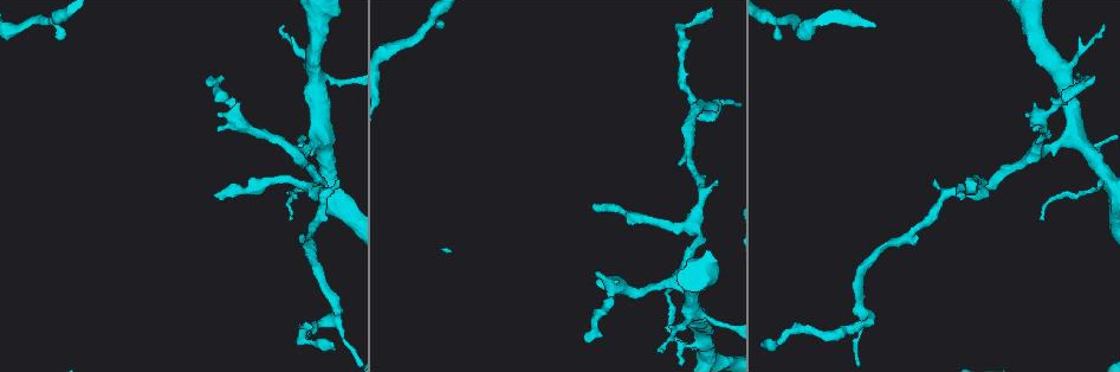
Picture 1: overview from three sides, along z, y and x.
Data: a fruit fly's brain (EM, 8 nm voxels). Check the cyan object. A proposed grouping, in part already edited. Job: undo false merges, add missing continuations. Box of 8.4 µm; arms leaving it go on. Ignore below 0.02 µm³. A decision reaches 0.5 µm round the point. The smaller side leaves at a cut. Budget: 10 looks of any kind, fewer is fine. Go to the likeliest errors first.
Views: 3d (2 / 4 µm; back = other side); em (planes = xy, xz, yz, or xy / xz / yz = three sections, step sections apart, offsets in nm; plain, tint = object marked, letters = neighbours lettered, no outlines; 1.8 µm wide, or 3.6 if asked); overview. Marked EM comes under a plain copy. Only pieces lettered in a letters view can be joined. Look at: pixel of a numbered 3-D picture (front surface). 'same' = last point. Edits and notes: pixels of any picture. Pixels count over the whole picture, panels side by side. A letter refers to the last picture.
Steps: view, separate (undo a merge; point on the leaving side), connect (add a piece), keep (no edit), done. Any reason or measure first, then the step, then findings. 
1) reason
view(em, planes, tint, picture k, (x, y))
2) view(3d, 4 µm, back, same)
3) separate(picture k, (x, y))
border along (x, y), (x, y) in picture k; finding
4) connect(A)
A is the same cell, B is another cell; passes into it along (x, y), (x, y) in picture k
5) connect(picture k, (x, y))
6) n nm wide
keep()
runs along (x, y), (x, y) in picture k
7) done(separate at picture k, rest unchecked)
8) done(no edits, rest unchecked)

view(em, planes, letters, picture 1, (957, 197))

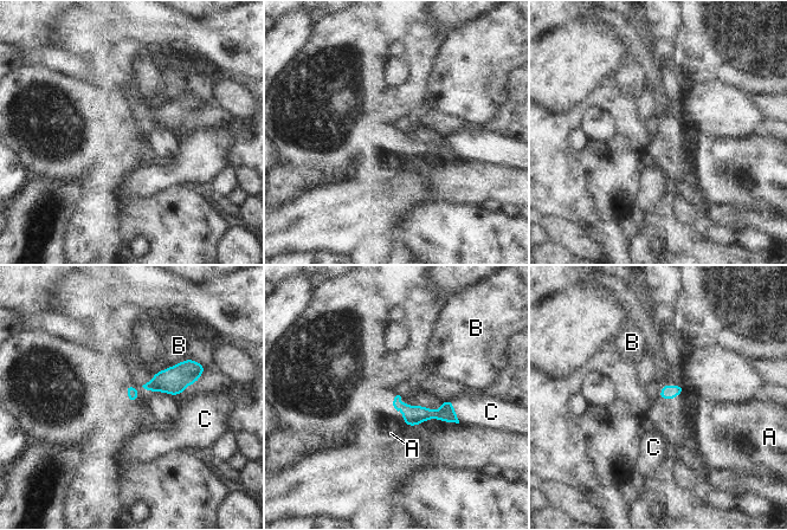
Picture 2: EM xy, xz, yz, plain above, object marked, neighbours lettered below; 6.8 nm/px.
keep()
A, B and C are other cells; runs along (397, 400), (411, 414), (453, 419) in picture 2; no lettered piece goes on from it

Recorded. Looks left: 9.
an open end
view(3d, 4 µm, back, picture 1, (586, 341))

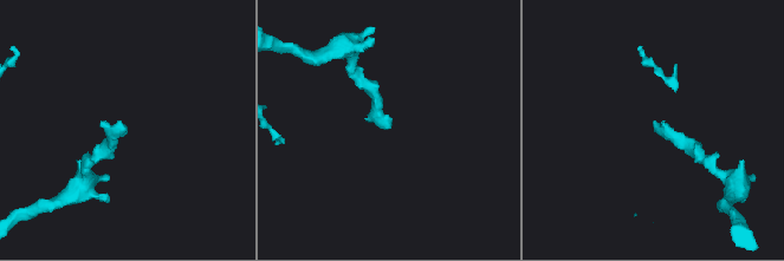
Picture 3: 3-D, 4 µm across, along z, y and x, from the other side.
view(em, planes, letters, picture 3, (654, 121))

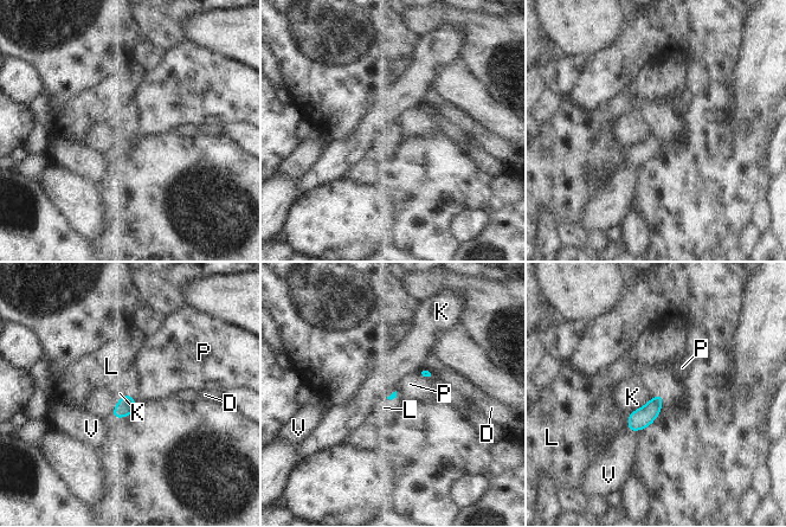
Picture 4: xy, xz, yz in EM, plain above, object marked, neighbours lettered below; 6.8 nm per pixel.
keep()
D, K, L, P and V are other cells; no lettered piece goes on from it

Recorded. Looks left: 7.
branch stops here
view(em, 3.6 µm, xy, step 8, letters, picture 1, (935, 181))

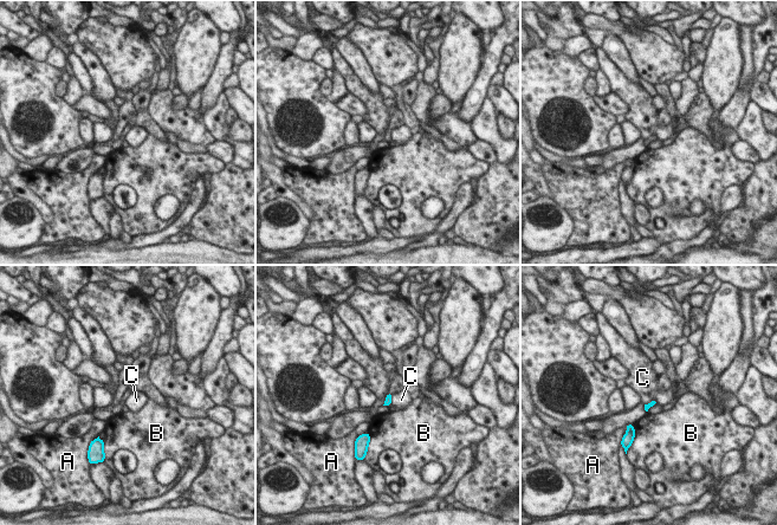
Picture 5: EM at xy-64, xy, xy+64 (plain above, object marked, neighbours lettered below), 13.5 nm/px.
keep()
A, B and C are other cells; border along (658, 401), (653, 400), (645, 404) in picture 5; no lettered piece goes on from it

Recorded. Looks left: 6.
sharp bend
view(em, planes, letters, picture 1, (328, 321))

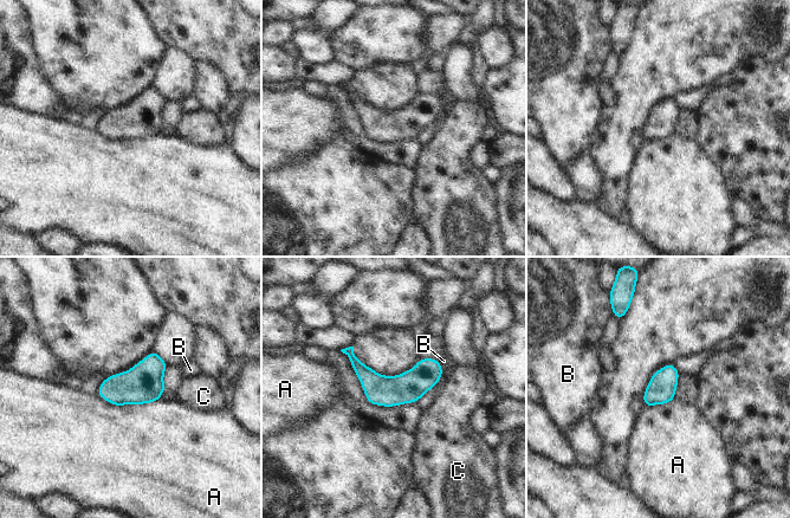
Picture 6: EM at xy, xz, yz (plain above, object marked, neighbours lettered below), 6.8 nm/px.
keep()
A, B and C are other cells; runs along (348, 350), (375, 383), (439, 373) in picture 6; all the same neuron

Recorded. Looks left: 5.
done(no edits, rest unchecked)

